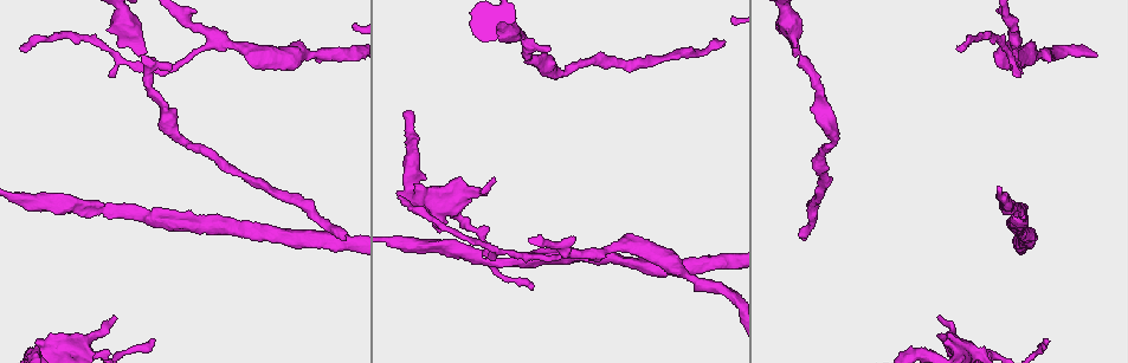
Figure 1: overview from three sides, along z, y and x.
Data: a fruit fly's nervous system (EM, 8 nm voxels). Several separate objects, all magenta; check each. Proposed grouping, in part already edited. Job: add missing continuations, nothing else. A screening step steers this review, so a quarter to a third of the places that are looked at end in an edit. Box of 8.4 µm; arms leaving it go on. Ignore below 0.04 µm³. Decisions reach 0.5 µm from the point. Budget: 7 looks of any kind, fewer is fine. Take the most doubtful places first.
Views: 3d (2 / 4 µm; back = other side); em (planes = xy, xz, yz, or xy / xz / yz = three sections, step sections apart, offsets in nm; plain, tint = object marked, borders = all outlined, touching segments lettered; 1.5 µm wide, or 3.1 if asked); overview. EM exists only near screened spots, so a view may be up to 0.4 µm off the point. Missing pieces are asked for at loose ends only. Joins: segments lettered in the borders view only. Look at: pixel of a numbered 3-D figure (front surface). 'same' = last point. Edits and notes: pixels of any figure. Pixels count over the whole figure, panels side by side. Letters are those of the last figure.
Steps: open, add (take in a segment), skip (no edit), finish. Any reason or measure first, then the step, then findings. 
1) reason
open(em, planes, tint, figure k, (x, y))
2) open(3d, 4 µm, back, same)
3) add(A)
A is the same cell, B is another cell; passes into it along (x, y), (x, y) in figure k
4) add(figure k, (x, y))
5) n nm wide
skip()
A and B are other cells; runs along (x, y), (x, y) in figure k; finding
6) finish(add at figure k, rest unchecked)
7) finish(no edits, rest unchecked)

an open end
open(em, planes, borders, figure 1, (417, 187))

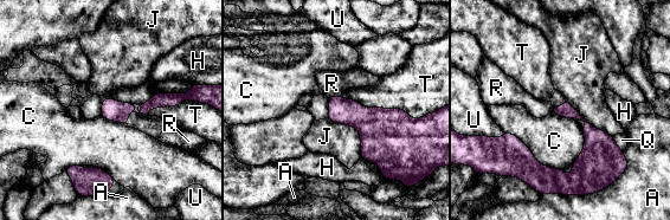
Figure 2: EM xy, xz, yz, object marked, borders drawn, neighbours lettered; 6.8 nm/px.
skip()
A, C, H, J, Q, R, T and U are other cells; border along (504, 131), (540, 163), (561, 169) in figure 2; no lettered segment goes on from it

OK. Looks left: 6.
tapers out
open(3d, 2 µm, figure 1, (939, 316))

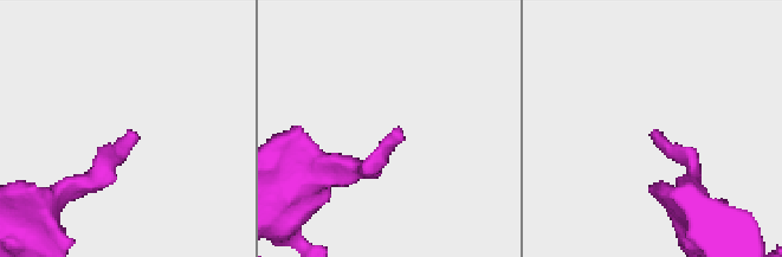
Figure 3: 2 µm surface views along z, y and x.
need the tissue
open(em, planes, plain, figure 3, (129, 132))

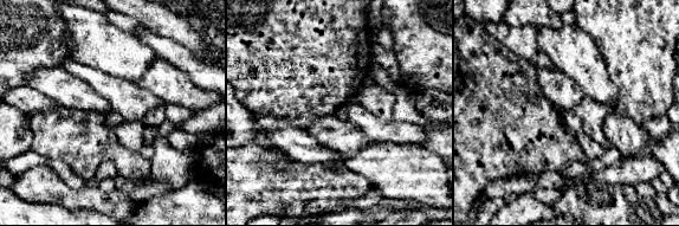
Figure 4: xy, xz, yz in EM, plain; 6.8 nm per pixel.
see the neighbours
open(em, planes, borders, same)

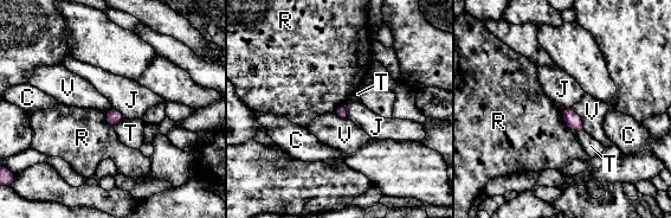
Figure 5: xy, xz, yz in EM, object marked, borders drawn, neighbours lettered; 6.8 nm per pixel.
skip()
C, J, R, T and V are other cells; border along (111, 107), (124, 117) in figure 5; none of them fits

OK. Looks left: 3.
thin end
open(3d, 2 µm, figure 1, (21, 50))

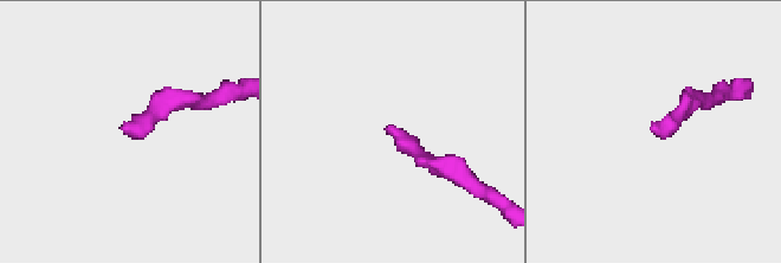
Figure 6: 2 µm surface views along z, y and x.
need the tissue
open(em, planes, borders, figure 6, (654, 124))

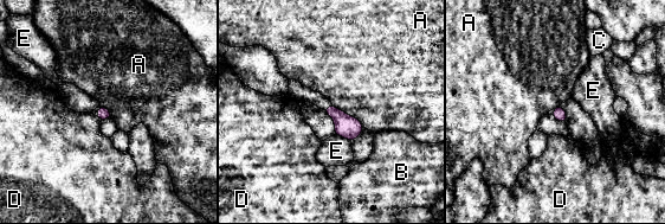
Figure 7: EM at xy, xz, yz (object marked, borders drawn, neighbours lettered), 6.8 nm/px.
80 nm wide; A touches over 260 nm
skip()
A, B, C, D and E are other cells; no lettered segment goes on from it

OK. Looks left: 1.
finish(no edits, rest unchecked)

